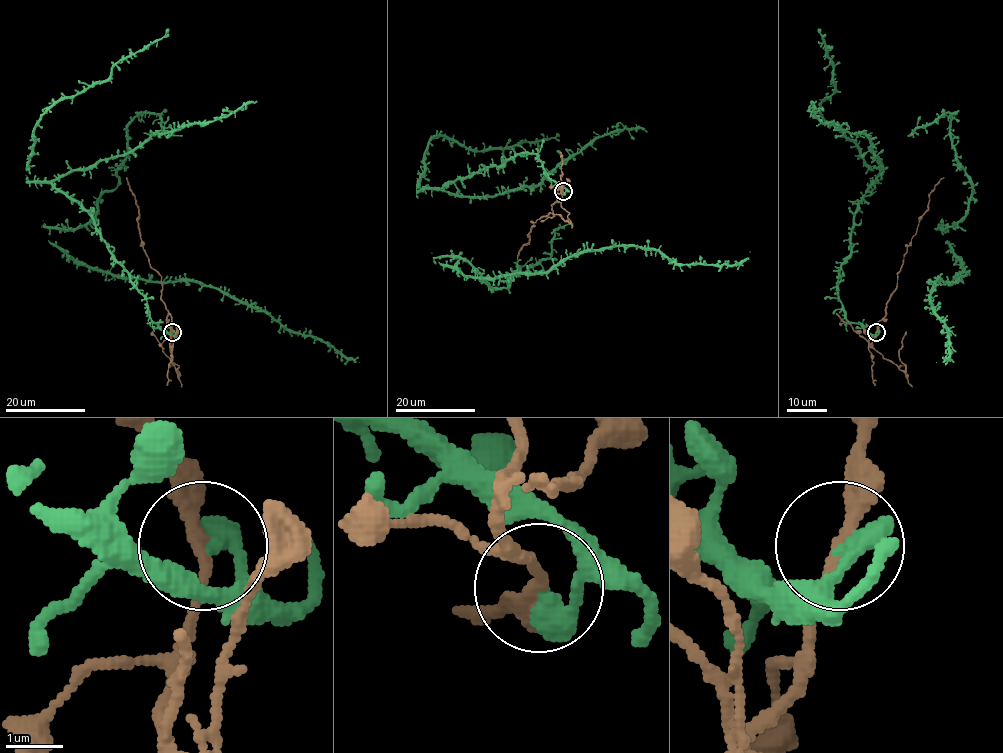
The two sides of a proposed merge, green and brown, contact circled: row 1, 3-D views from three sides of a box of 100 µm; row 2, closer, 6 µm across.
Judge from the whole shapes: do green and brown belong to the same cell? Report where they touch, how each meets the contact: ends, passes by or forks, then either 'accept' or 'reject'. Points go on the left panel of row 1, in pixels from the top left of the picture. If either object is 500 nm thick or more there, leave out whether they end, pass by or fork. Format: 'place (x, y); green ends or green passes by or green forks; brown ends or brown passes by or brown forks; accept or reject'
place (172, 332); green ends; brown passes by; reject

